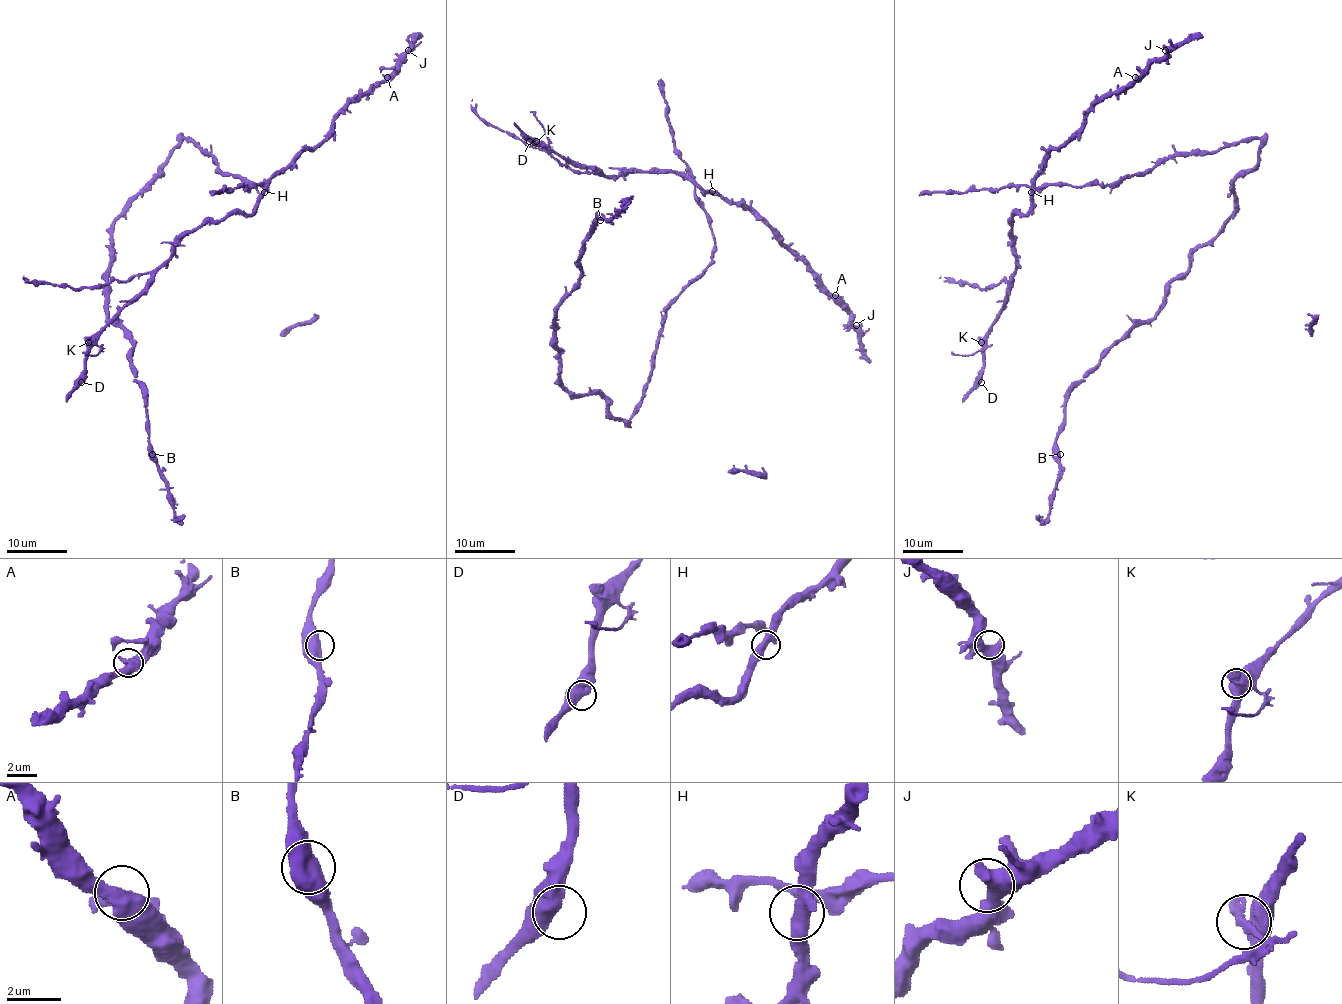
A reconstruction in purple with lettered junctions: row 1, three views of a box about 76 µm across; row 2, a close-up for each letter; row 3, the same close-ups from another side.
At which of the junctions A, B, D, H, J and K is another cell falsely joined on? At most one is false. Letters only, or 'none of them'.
K

